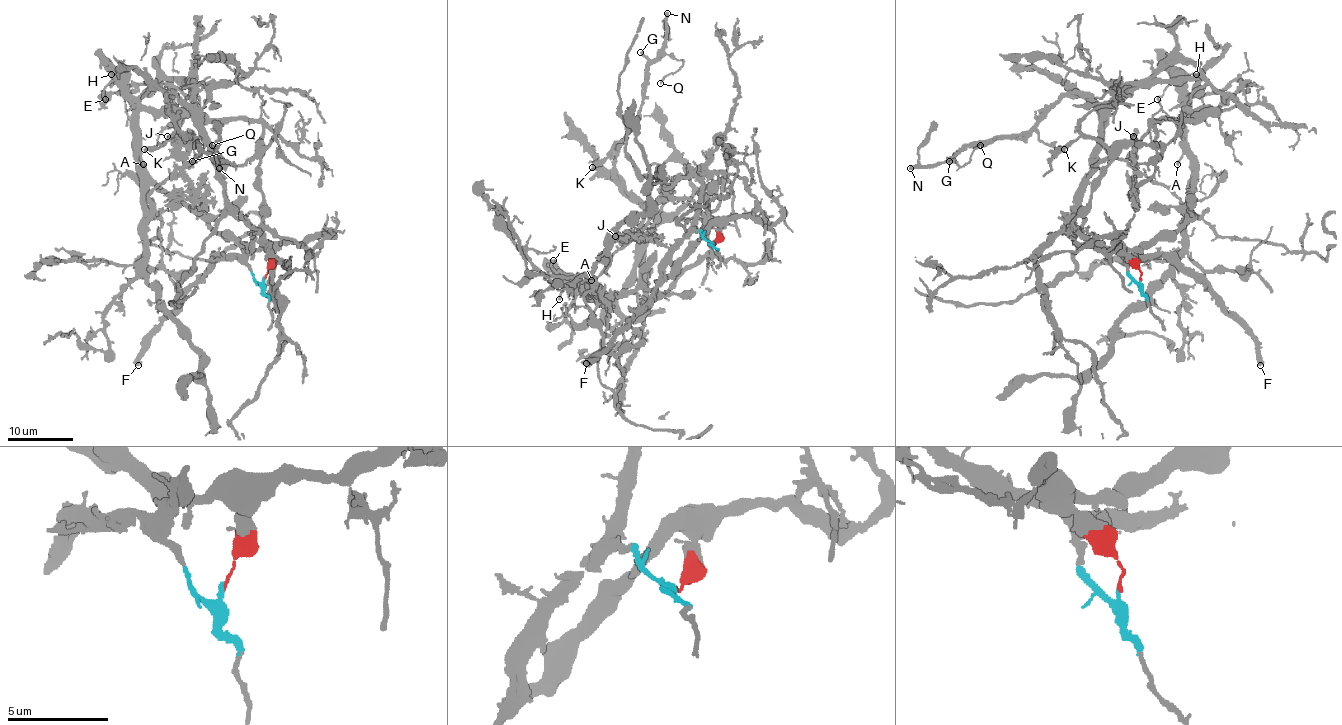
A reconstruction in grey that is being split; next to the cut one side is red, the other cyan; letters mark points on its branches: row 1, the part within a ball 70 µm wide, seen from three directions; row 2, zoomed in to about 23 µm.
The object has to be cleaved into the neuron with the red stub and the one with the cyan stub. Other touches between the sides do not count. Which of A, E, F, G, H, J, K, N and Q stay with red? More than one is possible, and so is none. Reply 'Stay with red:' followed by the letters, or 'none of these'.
Stay with red: A, E, H

